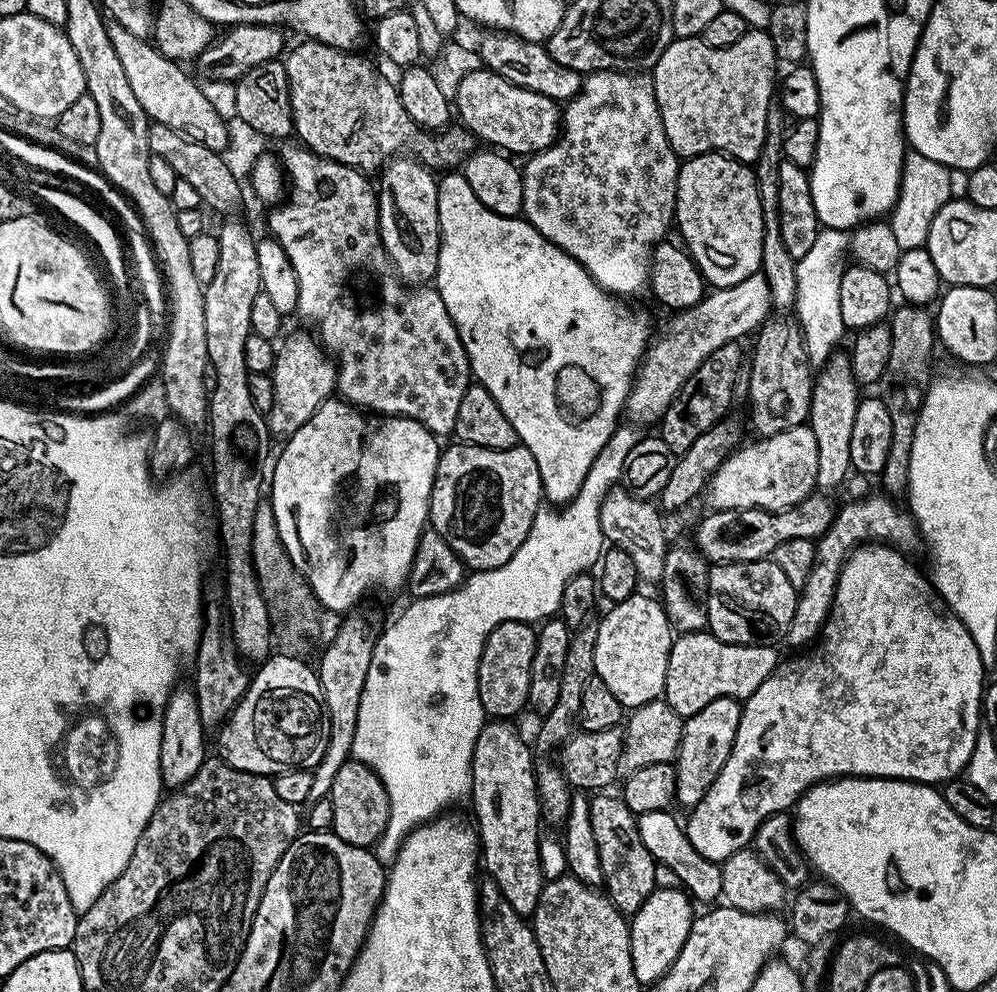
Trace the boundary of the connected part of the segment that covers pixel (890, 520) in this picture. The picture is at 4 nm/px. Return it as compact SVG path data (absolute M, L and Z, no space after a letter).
M879 494L880 496L864 496L861 500L852 500L848 505L841 507L837 511L834 522L826 534L816 540L816 553L814 554L814 567L810 570L810 578L806 578L806 586L799 589L796 597L796 613L788 627L787 643L808 644L819 637L824 624L828 621L828 613L832 611L834 594L836 593L836 583L840 577L840 572L844 568L844 563L848 561L848 556L861 544L890 544L894 548L899 548L905 554L912 554L916 547L921 547L922 537L920 526L916 523L915 516L903 503L895 504L893 497L888 494Z

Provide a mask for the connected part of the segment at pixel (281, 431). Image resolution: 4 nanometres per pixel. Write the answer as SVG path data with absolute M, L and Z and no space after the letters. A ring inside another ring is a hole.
M296 336L284 345L279 345L276 365L270 373L274 400L266 413L268 431L273 437L293 436L298 426L305 424L314 414L314 410L318 410L320 403L333 395L336 386L336 365L326 355L323 347L315 339L312 340Z

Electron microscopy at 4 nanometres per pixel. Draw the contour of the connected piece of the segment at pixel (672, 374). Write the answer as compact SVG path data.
M761 271L750 274L750 278L742 278L742 282L729 288L709 291L693 308L677 311L668 329L649 343L644 359L640 361L636 378L632 381L632 393L628 396L627 419L629 416L632 422L659 421L690 374L694 374L694 370L698 370L718 346L743 341L743 336L751 337L769 319L772 311L770 286Z

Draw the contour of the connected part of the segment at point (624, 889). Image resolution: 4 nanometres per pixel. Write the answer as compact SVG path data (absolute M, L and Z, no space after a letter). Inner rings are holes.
M608 794L593 795L590 806L590 826L594 826L594 842L598 842L598 858L602 858L603 887L619 912L635 914L657 888L654 878L657 863L650 850L642 846L642 838L638 838L637 813L631 812L619 795L604 795Z

